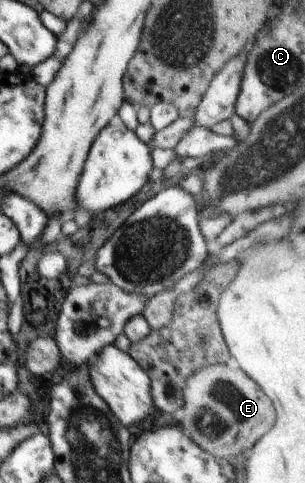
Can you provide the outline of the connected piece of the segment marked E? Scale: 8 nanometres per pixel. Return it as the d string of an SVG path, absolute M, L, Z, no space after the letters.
M209 364L187 378L183 389L181 427L209 455L229 458L245 455L274 425L275 410L260 387L240 368Z

